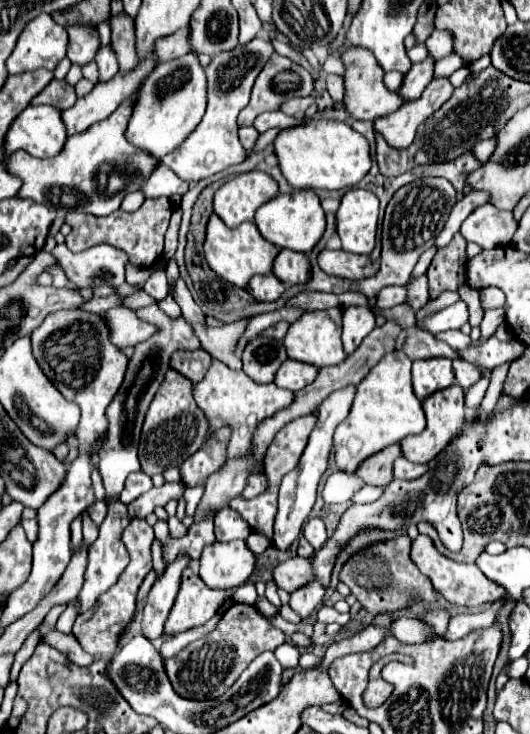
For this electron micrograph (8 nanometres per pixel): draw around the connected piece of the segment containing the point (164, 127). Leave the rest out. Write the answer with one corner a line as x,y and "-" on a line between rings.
186,54
182,58
164,62
144,80
144,84
138,90
132,116
126,126
126,140
136,148
148,152
154,160
162,160
168,152
176,150
190,136
190,132
194,132
194,128
202,120
204,110
206,110
206,74
198,64
196,54

